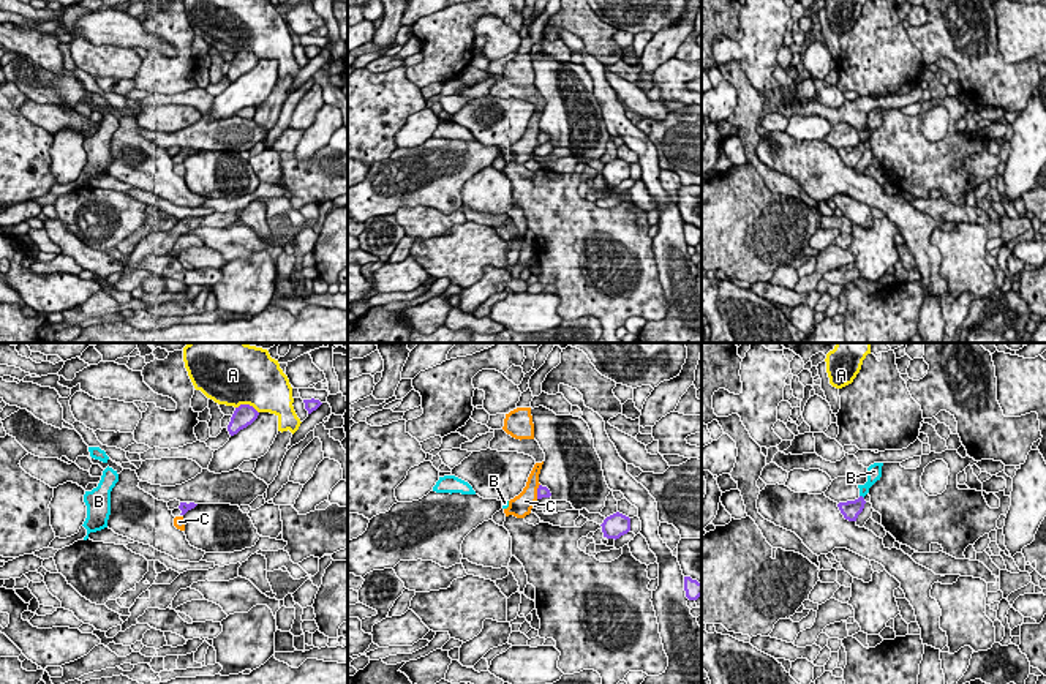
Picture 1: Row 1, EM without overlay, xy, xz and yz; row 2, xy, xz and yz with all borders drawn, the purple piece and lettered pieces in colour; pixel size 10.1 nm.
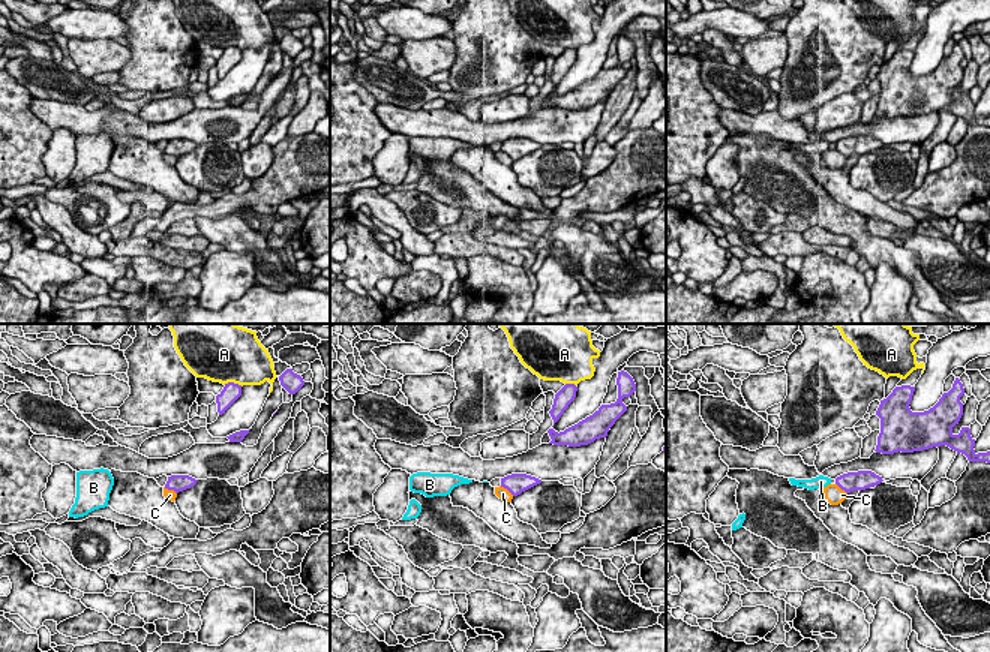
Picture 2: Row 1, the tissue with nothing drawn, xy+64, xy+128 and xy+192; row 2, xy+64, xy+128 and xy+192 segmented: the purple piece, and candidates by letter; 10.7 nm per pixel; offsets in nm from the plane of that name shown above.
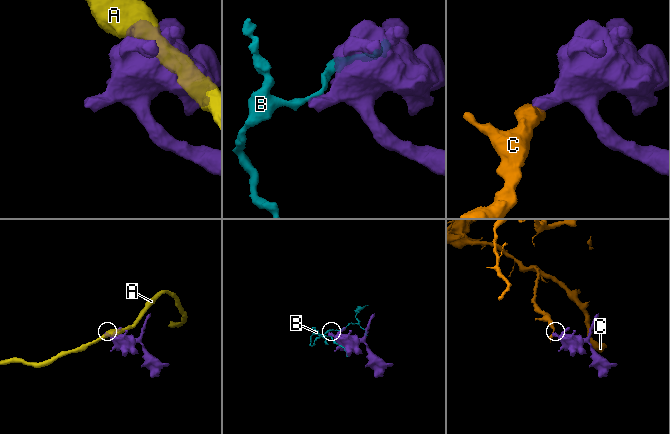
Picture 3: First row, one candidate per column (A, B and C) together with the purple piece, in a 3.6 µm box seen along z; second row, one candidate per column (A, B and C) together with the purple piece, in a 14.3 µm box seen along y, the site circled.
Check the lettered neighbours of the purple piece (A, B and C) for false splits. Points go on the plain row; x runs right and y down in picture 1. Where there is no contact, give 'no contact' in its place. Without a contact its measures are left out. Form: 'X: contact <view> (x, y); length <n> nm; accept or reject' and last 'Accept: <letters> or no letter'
A: contact xy (247, 51); length 240 nm; reject
B: contact yz (861, 142); length 60 nm; reject
C: contact xz (538, 138); length 160 nm; reject
Accept: no letter

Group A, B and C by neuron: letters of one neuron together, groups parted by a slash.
A / B / C

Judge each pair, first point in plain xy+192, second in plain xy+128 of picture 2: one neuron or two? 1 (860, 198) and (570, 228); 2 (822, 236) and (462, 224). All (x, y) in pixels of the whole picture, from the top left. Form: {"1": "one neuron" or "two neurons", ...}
{"1": "two neurons", "2": "two neurons"}

